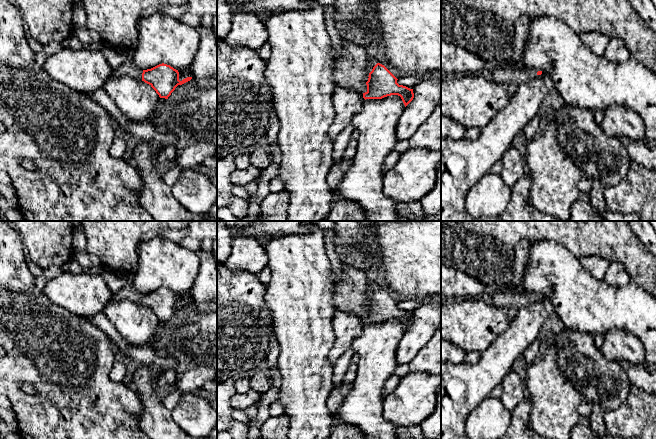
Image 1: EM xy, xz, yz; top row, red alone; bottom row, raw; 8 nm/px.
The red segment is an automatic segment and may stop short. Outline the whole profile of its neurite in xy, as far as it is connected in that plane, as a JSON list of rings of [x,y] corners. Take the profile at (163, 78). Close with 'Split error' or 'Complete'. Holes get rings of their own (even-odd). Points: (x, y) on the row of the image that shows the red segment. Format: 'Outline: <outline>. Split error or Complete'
Outline: [[[130,60],[114,70],[116,75],[126,74],[136,79],[141,79],[149,84],[160,98],[168,99],[178,85],[182,85],[192,79],[187,77],[179,80],[179,72],[170,65],[159,64],[151,69],[141,70]]]. Split error

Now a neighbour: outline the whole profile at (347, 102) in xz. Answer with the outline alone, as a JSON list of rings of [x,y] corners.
[[[336,85],[332,97],[335,116],[327,131],[332,141],[343,129],[351,125],[353,117],[362,110],[364,100],[362,93],[350,87]]]

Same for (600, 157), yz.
[[[565,105],[555,113],[552,123],[558,125],[558,141],[565,154],[573,160],[581,173],[591,180],[598,180],[603,188],[618,185],[628,174],[631,157],[627,148],[615,137],[605,134],[601,124],[594,120],[594,112],[585,107]]]

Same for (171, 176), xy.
[[[176,166],[174,168],[168,170],[167,172],[165,172],[162,175],[162,178],[168,186],[172,187],[175,184],[175,182],[178,180],[181,171],[182,171],[182,169]]]

